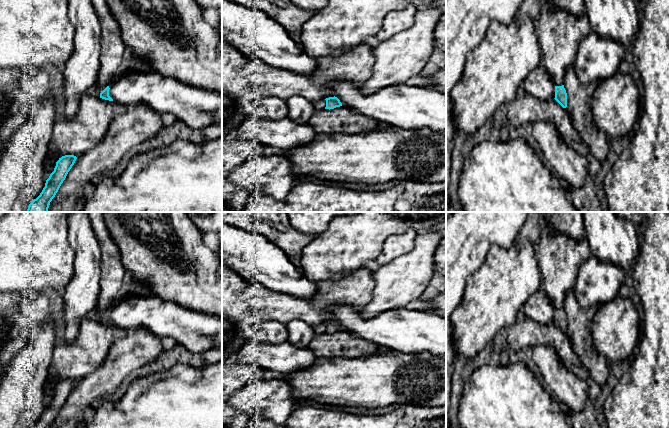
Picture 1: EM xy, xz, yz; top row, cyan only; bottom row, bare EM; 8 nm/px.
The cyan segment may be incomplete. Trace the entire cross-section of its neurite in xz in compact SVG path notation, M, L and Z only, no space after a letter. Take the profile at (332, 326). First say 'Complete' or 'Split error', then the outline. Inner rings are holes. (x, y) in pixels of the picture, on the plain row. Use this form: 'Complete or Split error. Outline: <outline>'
Split error. Outline: M329 321L326 323L322 323L313 327L313 330L316 335L323 333L334 333L336 331L342 330L342 327L337 321Z

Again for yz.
Split error. Outline: M547 222L541 223L537 260L543 278L542 289L555 308L555 324L567 331L567 317L563 309L566 292L574 287L580 267L591 257L586 239L575 241L556 232Z

